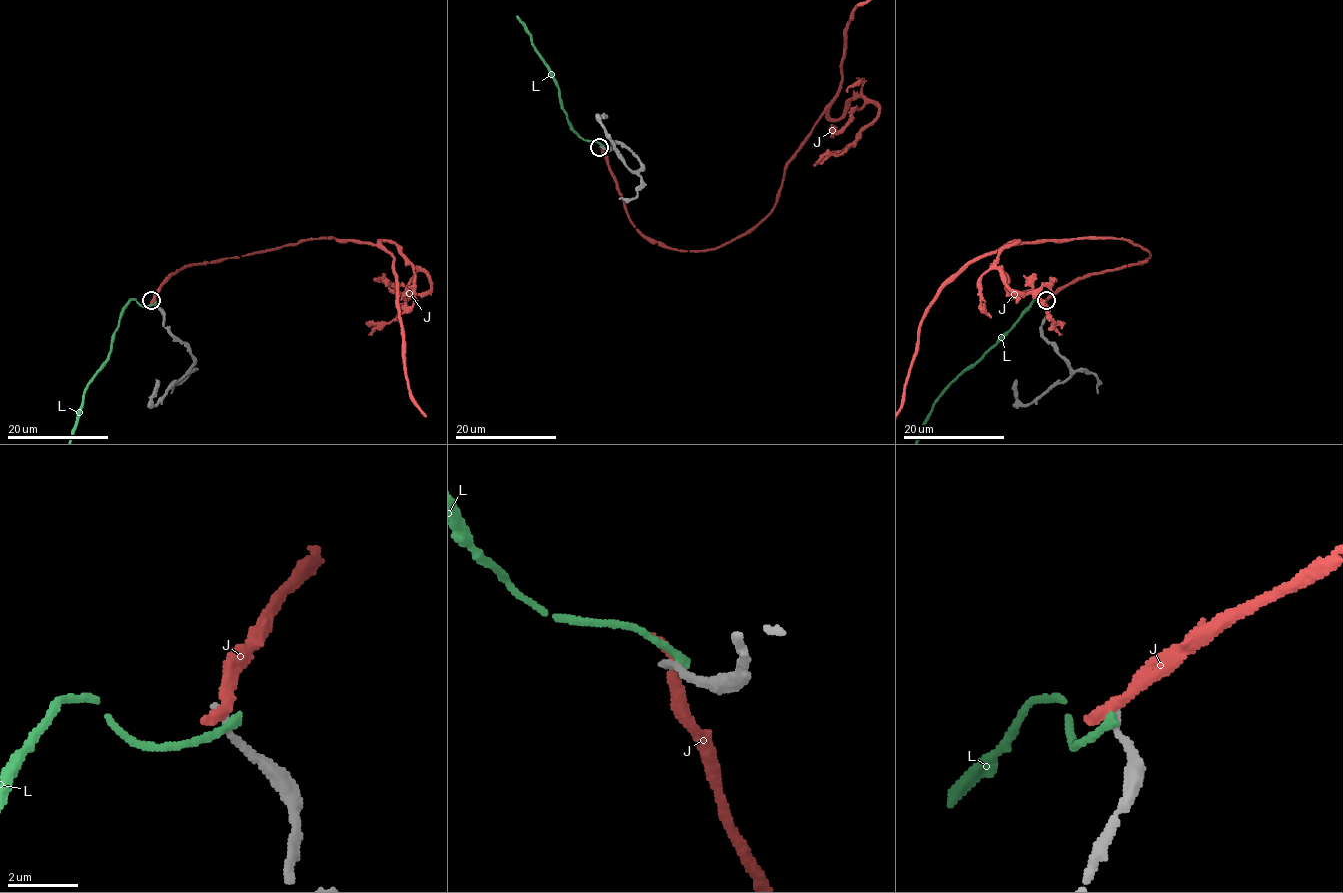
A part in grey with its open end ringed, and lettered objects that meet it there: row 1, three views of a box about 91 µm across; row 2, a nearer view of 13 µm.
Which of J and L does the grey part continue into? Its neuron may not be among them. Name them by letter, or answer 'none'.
none

